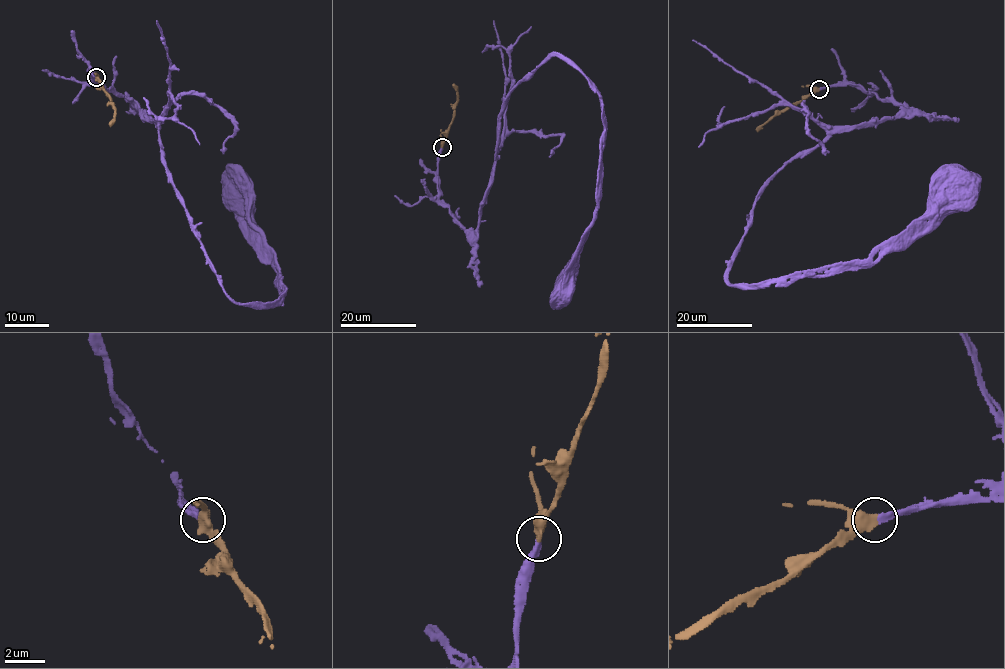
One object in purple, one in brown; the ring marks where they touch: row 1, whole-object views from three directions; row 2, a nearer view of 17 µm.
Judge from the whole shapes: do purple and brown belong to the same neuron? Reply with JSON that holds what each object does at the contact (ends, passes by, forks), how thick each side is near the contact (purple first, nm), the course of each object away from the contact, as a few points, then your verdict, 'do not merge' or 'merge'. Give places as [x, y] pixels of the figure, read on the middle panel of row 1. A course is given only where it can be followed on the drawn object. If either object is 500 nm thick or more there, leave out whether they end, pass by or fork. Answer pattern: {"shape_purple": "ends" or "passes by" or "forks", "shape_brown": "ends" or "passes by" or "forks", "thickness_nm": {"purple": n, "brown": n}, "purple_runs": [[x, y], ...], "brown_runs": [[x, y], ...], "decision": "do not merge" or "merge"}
{"thickness_nm": {"purple": 320, "brown": 550}, "purple_runs": [[442, 148], [438, 198], [474, 230], [497, 116], [519, 82], [558, 55], [595, 88], [598, 205], [556, 295]], "brown_runs": [[442, 147], [457, 100], [453, 85]], "decision": "merge"}

